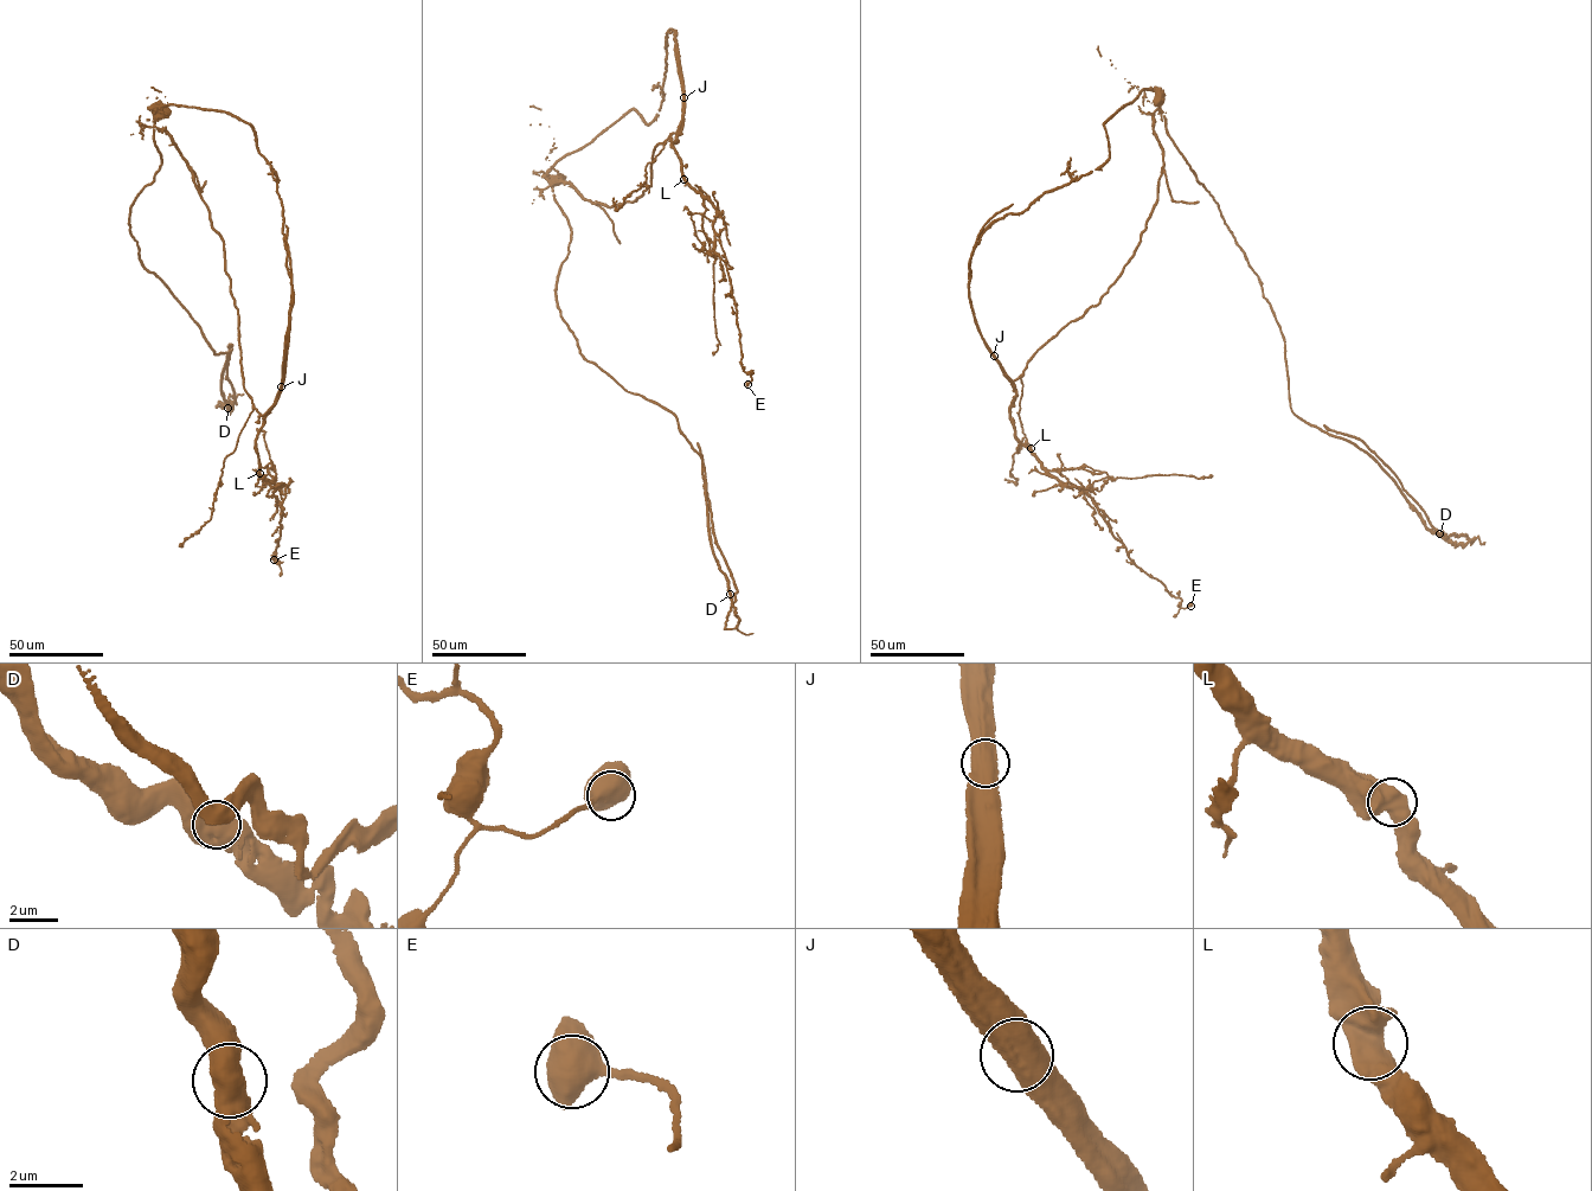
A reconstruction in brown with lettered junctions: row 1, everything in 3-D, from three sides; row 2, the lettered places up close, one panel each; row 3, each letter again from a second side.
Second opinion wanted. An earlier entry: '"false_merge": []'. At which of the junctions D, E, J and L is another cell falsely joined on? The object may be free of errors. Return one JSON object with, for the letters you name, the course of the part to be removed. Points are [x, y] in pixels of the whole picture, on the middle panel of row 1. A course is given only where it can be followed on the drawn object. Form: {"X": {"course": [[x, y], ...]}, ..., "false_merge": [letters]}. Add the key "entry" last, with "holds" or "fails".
{"J": {"course": [[684, 97], [679, 126], [655, 146], [650, 185], [609, 206], [551, 166], [544, 172], [553, 139], [530, 107]]}, "false_merge": ["J"], "entry": "fails"}

